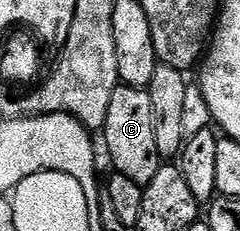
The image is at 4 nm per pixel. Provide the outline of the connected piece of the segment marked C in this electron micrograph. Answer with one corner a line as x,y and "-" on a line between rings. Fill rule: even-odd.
117,85
114,96
110,98
110,111
106,111
106,123
102,130
112,169
134,179
134,183
146,186
154,175
158,175
162,158
158,143
154,139
154,111
147,89

